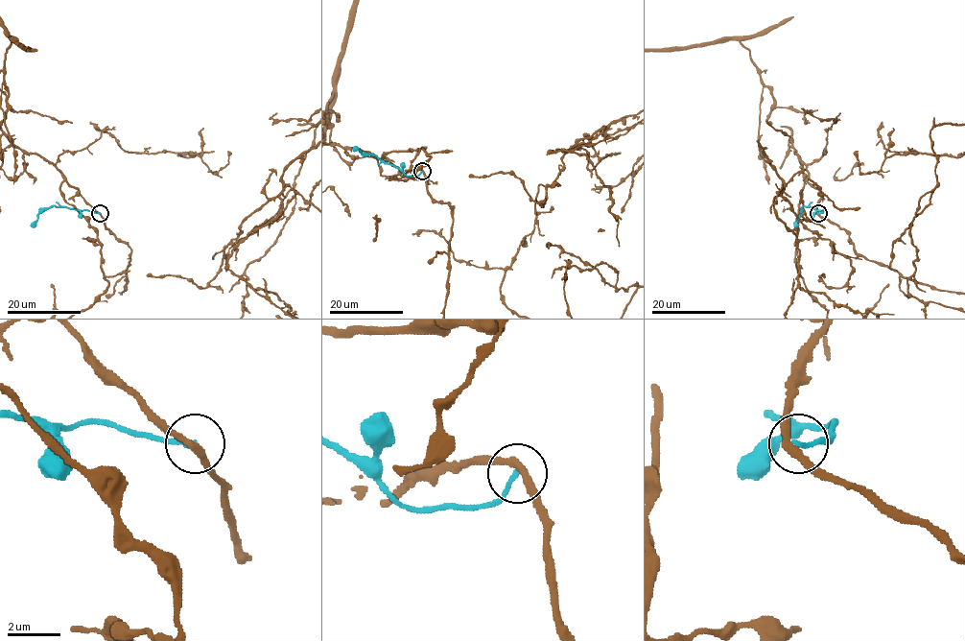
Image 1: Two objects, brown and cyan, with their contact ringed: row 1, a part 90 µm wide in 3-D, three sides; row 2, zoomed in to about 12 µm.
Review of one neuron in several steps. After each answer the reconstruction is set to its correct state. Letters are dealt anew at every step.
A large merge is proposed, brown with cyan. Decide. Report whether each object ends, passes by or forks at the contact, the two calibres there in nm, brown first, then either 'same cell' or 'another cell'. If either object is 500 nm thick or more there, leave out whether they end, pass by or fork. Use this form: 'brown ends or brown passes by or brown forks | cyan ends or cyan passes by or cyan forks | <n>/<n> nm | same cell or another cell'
brown passes by | cyan ends | 280/160 nm | another cell

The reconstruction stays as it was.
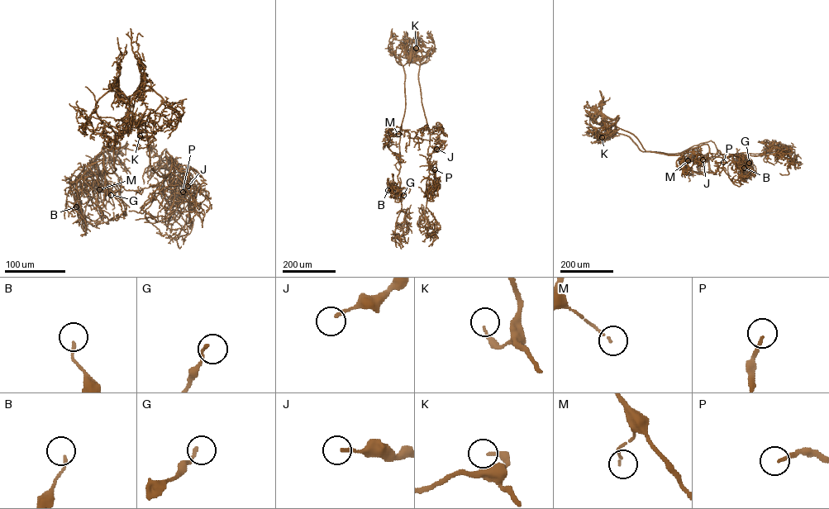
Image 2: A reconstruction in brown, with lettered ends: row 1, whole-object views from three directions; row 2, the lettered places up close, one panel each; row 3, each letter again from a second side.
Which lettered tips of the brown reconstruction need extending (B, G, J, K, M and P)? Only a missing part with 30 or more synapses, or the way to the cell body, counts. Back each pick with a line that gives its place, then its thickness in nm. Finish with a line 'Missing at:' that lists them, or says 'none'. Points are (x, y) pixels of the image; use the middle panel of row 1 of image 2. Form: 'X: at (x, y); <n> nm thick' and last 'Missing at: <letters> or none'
Missing at: none

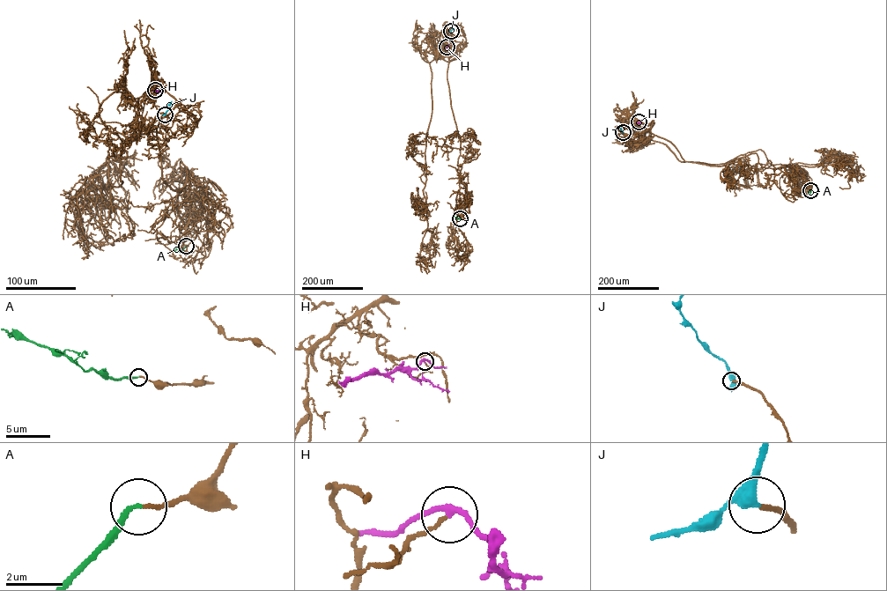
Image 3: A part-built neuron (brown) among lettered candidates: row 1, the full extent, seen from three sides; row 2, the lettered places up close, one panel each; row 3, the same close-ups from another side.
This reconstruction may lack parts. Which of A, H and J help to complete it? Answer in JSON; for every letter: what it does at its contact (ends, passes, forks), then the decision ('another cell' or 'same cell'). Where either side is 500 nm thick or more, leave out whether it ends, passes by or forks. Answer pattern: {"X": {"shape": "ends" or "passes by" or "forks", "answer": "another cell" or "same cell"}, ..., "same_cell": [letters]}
{"A": {"shape": "ends", "answer": "same cell"}, "H": {"shape": "passes by", "answer": "another cell"}, "J": {"shape": "passes by", "answer": "same cell"}, "same_cell": ["A", "J"]}

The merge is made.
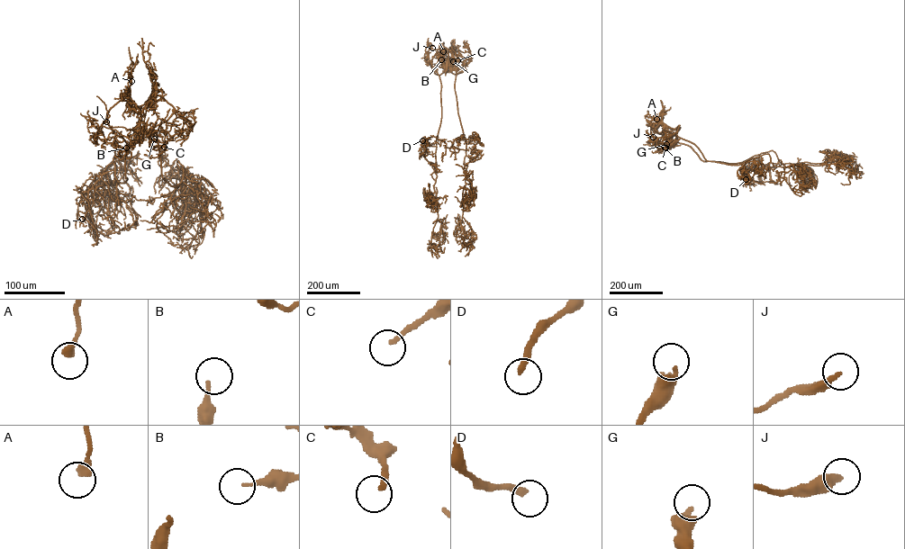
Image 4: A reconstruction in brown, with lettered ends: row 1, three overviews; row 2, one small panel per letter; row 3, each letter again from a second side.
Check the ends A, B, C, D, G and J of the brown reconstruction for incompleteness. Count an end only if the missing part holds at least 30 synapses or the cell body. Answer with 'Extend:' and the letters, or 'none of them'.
Extend: C, G, J

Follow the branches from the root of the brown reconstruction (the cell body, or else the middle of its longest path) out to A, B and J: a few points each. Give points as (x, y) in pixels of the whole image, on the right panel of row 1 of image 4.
A: (674, 146), (669, 145), (668, 142), (677, 130), (664, 126), (656, 119)
B: (674, 146), (669, 145), (668, 142), (677, 130), (674, 130), (680, 127), (676, 141), (667, 149), (665, 148)
J: (674, 146), (668, 142), (677, 130), (674, 130), (680, 127), (664, 143), (653, 137)

